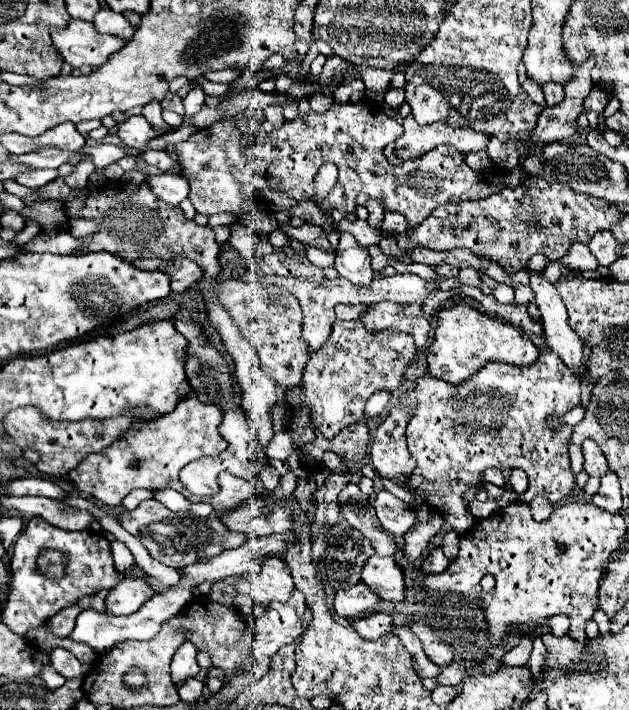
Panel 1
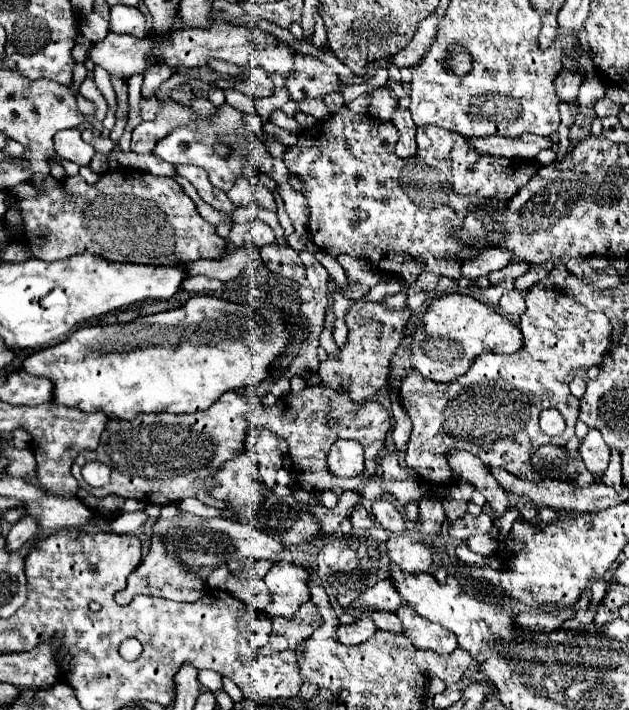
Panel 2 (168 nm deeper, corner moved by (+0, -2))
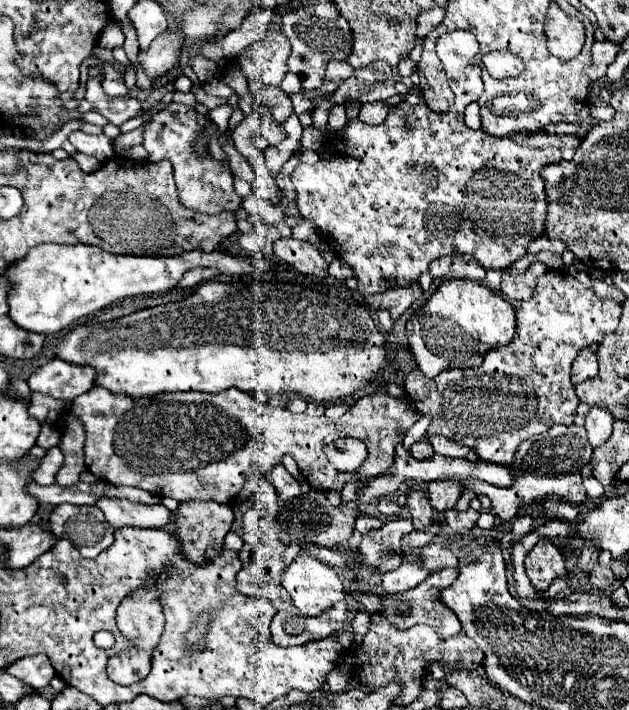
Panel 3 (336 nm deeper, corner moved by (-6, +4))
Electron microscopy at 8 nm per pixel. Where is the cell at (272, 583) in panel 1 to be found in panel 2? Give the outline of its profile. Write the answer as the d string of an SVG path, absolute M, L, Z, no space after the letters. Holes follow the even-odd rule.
M289 561L273 563L271 571L265 575L265 583L271 591L271 603L265 607L265 613L269 617L293 617L299 605L309 601L309 589L305 587L307 577L309 573L301 565Z

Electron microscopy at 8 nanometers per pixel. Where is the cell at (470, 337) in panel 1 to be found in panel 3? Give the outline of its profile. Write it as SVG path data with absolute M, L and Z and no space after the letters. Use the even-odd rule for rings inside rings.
M449 279L443 281L437 291L427 299L427 303L407 319L407 339L409 347L417 359L419 369L425 377L437 377L447 369L465 369L477 367L483 361L483 355L495 347L505 347L515 337L515 309L495 291L485 285L479 285L469 279Z

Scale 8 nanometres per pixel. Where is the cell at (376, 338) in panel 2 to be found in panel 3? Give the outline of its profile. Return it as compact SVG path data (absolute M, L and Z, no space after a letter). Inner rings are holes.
M411 285L411 287L403 287L403 289L391 289L387 293L379 293L379 295L369 295L365 297L365 303L373 309L389 309L391 319L395 321L405 309L409 309L419 297L423 295L421 287Z

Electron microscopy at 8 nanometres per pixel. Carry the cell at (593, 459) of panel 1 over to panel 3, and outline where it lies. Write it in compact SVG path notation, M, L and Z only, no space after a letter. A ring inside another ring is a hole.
M593 405L585 417L585 429L587 429L589 443L593 447L603 445L603 441L611 437L611 427L613 427L613 415L607 409Z

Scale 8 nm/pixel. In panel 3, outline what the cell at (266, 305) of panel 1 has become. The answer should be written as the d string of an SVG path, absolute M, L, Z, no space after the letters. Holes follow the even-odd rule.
M193 269L193 271L187 271L183 275L183 279L177 283L177 287L185 289L185 287L197 287L209 279L213 279L217 275L215 269Z

